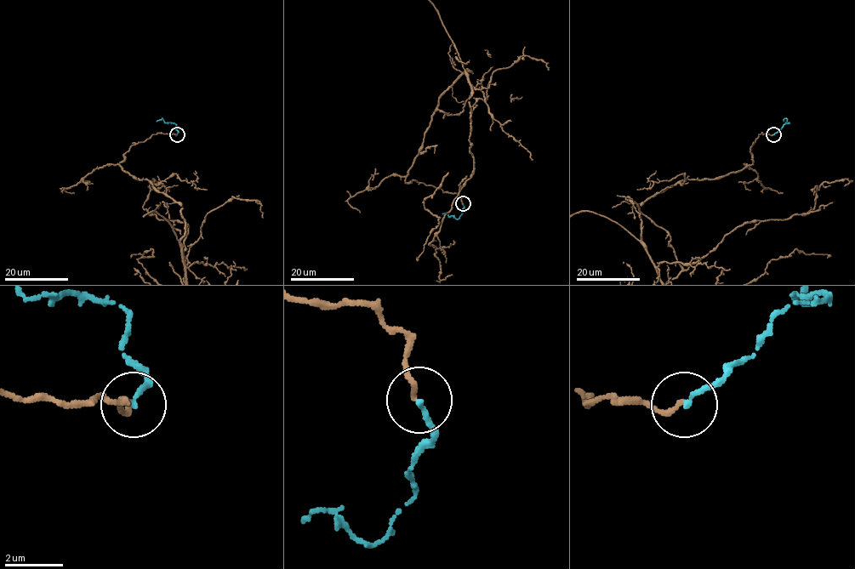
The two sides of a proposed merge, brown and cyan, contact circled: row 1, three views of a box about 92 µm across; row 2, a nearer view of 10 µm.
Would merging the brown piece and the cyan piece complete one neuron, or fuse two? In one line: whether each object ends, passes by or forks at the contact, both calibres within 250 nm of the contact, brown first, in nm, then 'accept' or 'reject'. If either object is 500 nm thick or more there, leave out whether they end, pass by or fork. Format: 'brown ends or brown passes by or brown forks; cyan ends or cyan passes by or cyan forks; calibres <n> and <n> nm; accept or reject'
brown ends; cyan ends; calibres 170 and 170 nm; accept

